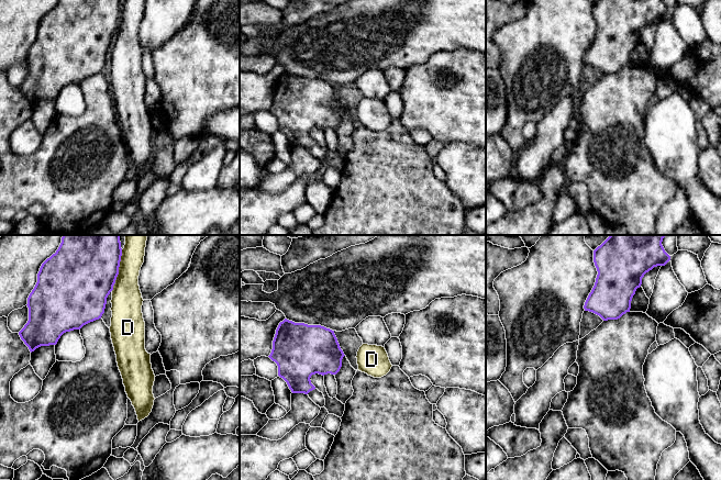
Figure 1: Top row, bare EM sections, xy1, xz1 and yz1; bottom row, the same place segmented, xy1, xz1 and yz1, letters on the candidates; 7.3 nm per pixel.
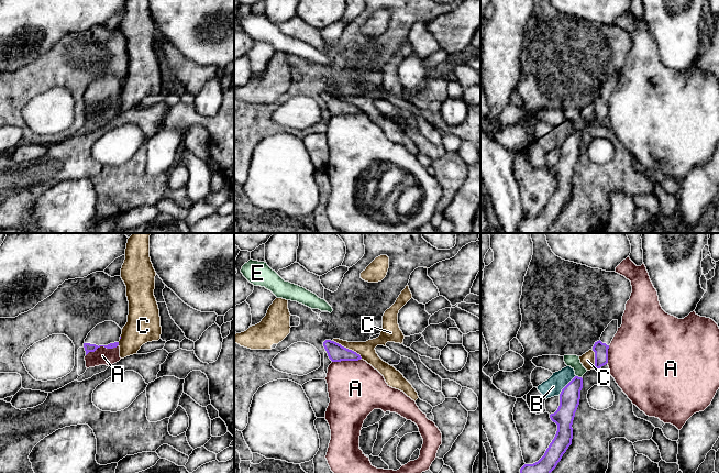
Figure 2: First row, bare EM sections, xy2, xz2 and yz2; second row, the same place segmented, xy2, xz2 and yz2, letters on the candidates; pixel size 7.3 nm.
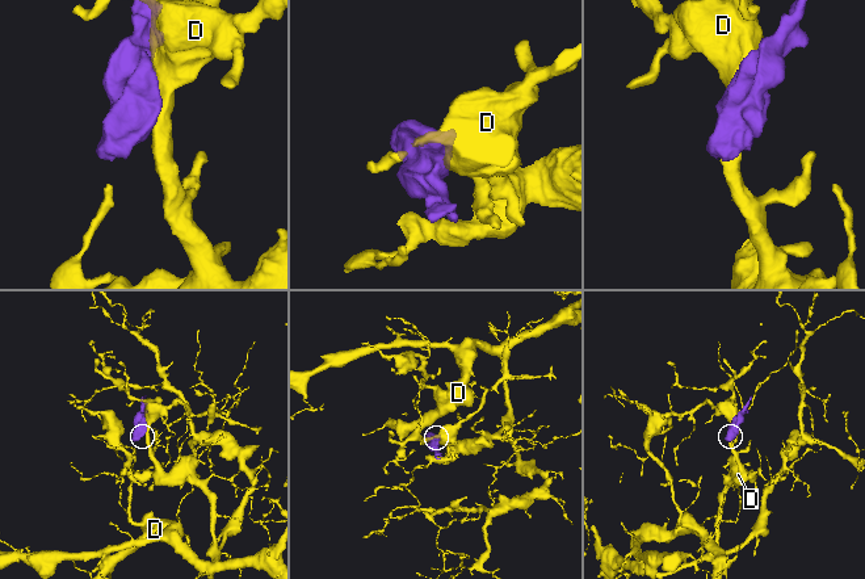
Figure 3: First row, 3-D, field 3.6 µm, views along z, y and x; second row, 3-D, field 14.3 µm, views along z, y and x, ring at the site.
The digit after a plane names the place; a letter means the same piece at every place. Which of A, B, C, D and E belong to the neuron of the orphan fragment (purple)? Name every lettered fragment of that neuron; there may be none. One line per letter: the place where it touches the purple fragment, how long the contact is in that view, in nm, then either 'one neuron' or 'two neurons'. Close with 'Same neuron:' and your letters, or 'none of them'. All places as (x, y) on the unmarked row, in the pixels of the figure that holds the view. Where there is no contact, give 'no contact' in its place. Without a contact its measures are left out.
A: meets purple in xy2 at (101, 99); contact 260 nm long; two neurons
B: meets purple in yz2 at (566, 139); contact 200 nm long; two neurons
C: meets purple in xz2 at (347, 102); contact 260 nm long; two neurons
D: meets purple in xy1 at (118, 24); contact 320 nm long; two neurons
E: meets purple in yz2 at (577, 130); contact 40 nm long; two neurons
Same neuron: none of them

